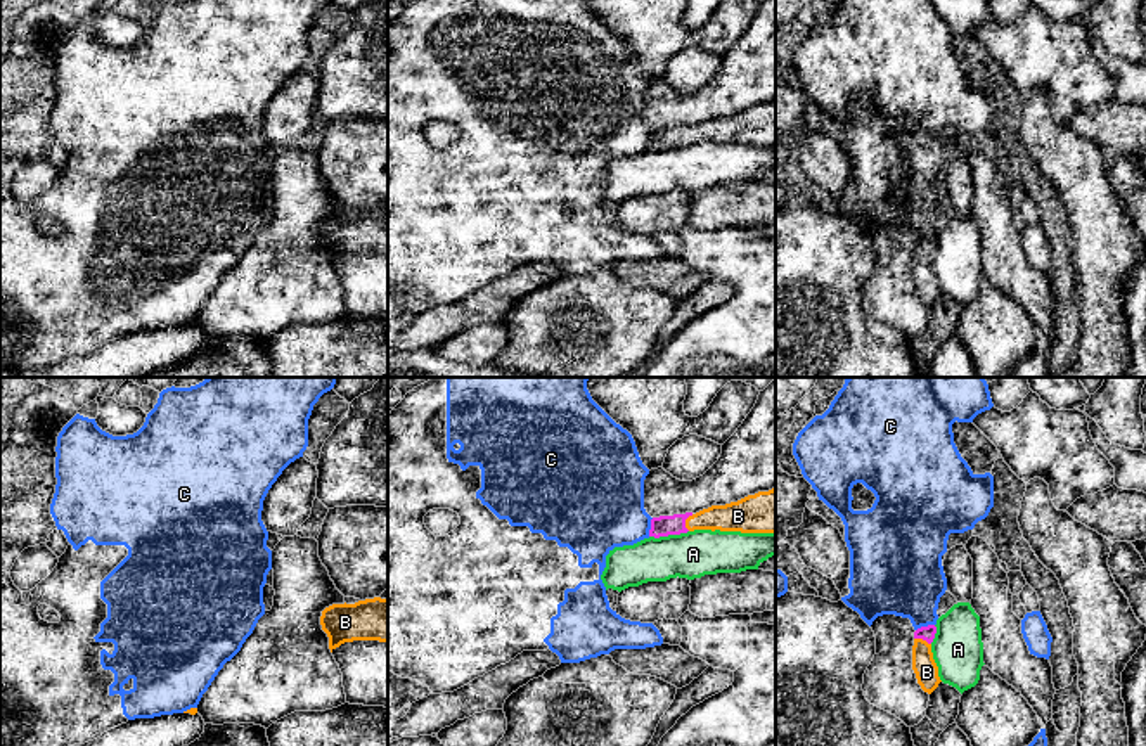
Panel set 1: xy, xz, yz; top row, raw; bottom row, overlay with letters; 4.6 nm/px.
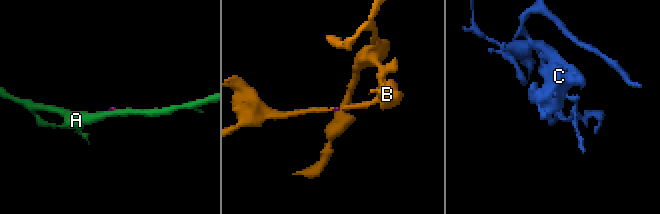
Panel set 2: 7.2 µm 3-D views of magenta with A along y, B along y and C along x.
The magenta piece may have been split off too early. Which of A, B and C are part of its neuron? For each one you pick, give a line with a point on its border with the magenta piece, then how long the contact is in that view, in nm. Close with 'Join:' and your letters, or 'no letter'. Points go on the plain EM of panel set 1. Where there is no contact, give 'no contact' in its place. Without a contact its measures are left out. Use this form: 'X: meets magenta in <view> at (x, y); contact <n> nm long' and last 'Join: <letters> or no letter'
B: meets magenta in xz at (684, 134); contact 80 nm long
Join: B

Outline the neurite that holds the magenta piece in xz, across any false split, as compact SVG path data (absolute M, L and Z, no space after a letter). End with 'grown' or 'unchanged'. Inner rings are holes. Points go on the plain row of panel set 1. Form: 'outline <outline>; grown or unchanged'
outline M776 100L725 118L711 118L696 126L653 130L649 149L660 151L694 142L776 145Z; grown

